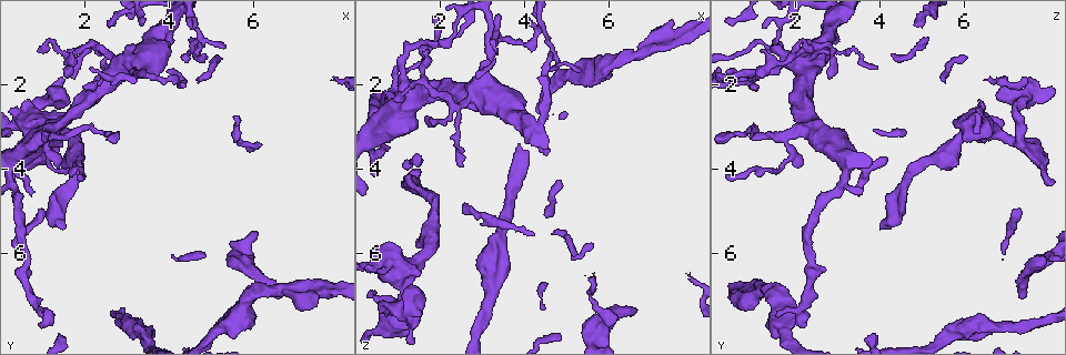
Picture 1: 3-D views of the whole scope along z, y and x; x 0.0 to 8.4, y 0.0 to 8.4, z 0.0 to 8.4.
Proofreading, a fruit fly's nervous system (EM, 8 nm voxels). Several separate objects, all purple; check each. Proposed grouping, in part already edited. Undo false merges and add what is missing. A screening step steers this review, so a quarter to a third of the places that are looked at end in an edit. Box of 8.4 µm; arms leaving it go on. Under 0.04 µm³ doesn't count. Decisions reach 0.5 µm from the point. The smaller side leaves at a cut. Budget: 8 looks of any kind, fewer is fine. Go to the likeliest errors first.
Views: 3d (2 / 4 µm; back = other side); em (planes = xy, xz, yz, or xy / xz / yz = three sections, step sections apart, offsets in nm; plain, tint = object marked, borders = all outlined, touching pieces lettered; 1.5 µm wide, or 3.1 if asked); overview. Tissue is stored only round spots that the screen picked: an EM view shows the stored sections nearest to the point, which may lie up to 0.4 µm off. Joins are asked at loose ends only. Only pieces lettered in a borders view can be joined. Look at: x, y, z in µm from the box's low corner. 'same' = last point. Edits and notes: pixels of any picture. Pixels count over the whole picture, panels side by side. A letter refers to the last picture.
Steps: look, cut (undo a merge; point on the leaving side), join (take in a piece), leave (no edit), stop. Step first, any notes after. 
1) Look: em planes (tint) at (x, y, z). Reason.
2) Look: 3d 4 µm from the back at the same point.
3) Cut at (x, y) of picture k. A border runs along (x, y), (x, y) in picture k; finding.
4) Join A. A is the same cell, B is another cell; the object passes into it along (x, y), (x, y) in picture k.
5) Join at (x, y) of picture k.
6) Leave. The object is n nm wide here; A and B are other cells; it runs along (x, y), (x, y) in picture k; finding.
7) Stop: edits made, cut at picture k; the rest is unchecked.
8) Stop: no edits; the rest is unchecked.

Look: 3d 4 µm at (6.70, 7.10, 7.35). End of a long branch.

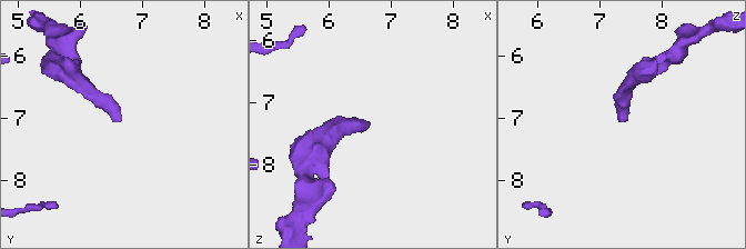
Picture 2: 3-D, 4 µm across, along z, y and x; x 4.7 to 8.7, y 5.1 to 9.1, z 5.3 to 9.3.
Look: em planes (borders) at (6.65, 7.05, 7.30). Shape alone is not enough.

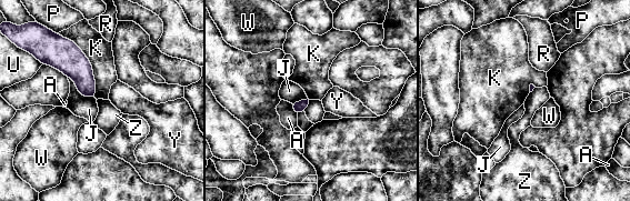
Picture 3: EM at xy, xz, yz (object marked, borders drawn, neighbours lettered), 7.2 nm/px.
Leave. A, J, K, P, R, U, W, Y and Z are other cells; a border runs along (58, 33), (89, 60), (96, 98) in picture 3; no lettered piece goes on from it.

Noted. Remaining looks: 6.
Look: em planes (tint) at (1.55, 5.35, 3.95). Long arm stops here.

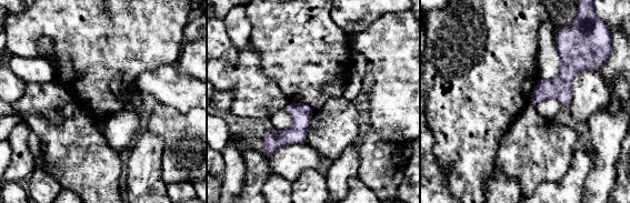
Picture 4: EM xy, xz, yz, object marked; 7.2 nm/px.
Look: em planes (borders) at the same point. What lies round it.

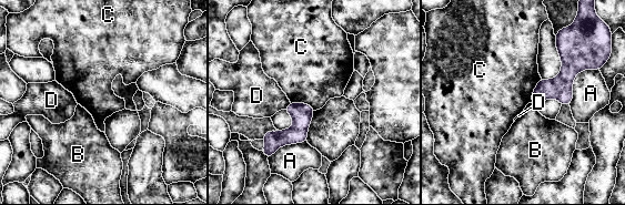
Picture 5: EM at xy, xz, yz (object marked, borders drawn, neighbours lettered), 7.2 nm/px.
Leave. A, B, C and D are other cells; it runs along (311, 111), (288, 136), (266, 141) in picture 5; no lettered piece goes on from it.

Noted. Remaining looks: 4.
Look: em planes (borders) at (1.55, 2.70, 6.40). Thick end.

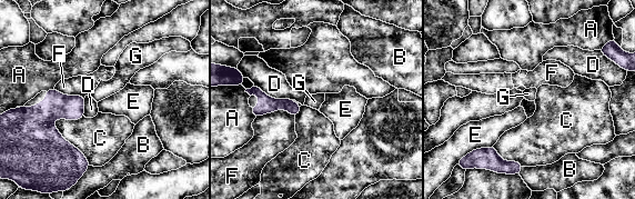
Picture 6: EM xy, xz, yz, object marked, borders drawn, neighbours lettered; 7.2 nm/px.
Leave. The longest contact is with C, 440 nm; A, B, C, D, E, F and G are other cells; a border runs along (254, 83), (269, 96), (292, 100) in picture 6; no lettered piece goes on from it.

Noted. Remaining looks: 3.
Stop: no edits; the rest is unchecked.

